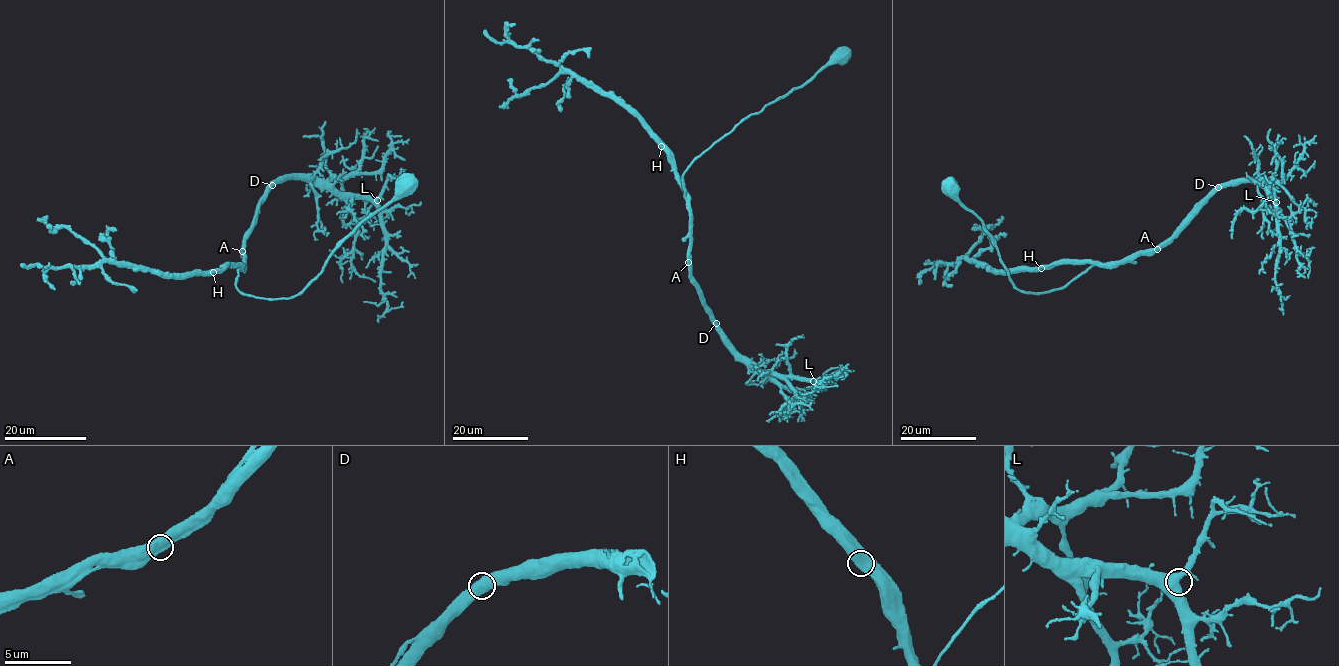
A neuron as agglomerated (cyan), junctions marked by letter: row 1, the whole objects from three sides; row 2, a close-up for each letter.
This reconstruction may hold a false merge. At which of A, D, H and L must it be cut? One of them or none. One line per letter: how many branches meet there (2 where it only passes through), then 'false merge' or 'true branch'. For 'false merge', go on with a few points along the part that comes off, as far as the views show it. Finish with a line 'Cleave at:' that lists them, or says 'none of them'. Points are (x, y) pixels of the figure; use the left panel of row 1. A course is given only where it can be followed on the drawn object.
A: branches 2; true branch
D: branches 2; true branch
H: branches 2; true branch
L: branches 2; true branch
Cleave at: none of them

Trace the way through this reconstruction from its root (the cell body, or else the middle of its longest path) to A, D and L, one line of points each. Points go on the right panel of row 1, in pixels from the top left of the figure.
A: (952, 188), (980, 220), (1009, 279), (1024, 292), (1059, 289), (1094, 264), (1125, 263), (1157, 249)
D: (952, 188), (982, 222), (1012, 283), (1043, 293), (1094, 264), (1126, 262), (1159, 248), (1218, 187)
L: (952, 188), (982, 222), (1012, 283), (1032, 293), (1154, 251), (1226, 185), (1264, 183), (1276, 202)

